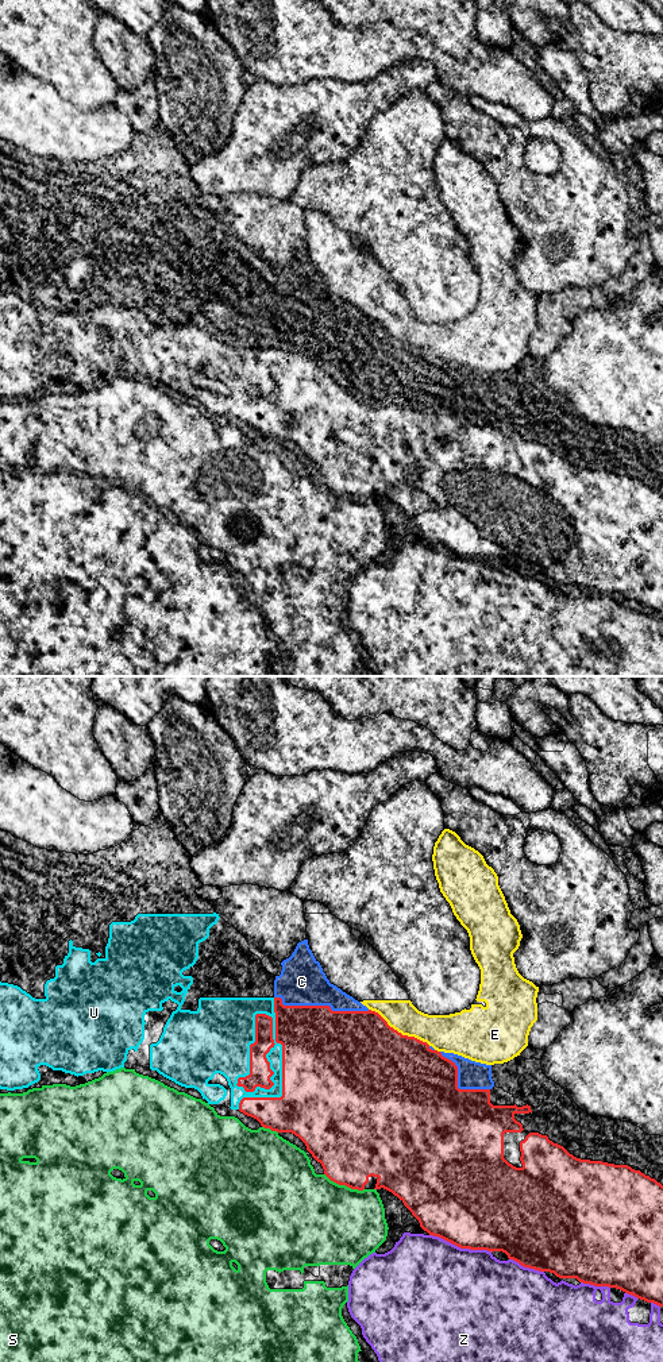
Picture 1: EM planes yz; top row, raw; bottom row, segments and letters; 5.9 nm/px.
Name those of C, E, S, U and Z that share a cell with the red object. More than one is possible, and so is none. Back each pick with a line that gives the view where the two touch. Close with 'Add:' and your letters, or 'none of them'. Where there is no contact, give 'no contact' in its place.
U: meets red in yz
Add: U

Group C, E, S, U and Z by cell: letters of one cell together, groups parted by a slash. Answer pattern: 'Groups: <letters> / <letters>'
Groups: C / E / S / U / Z

